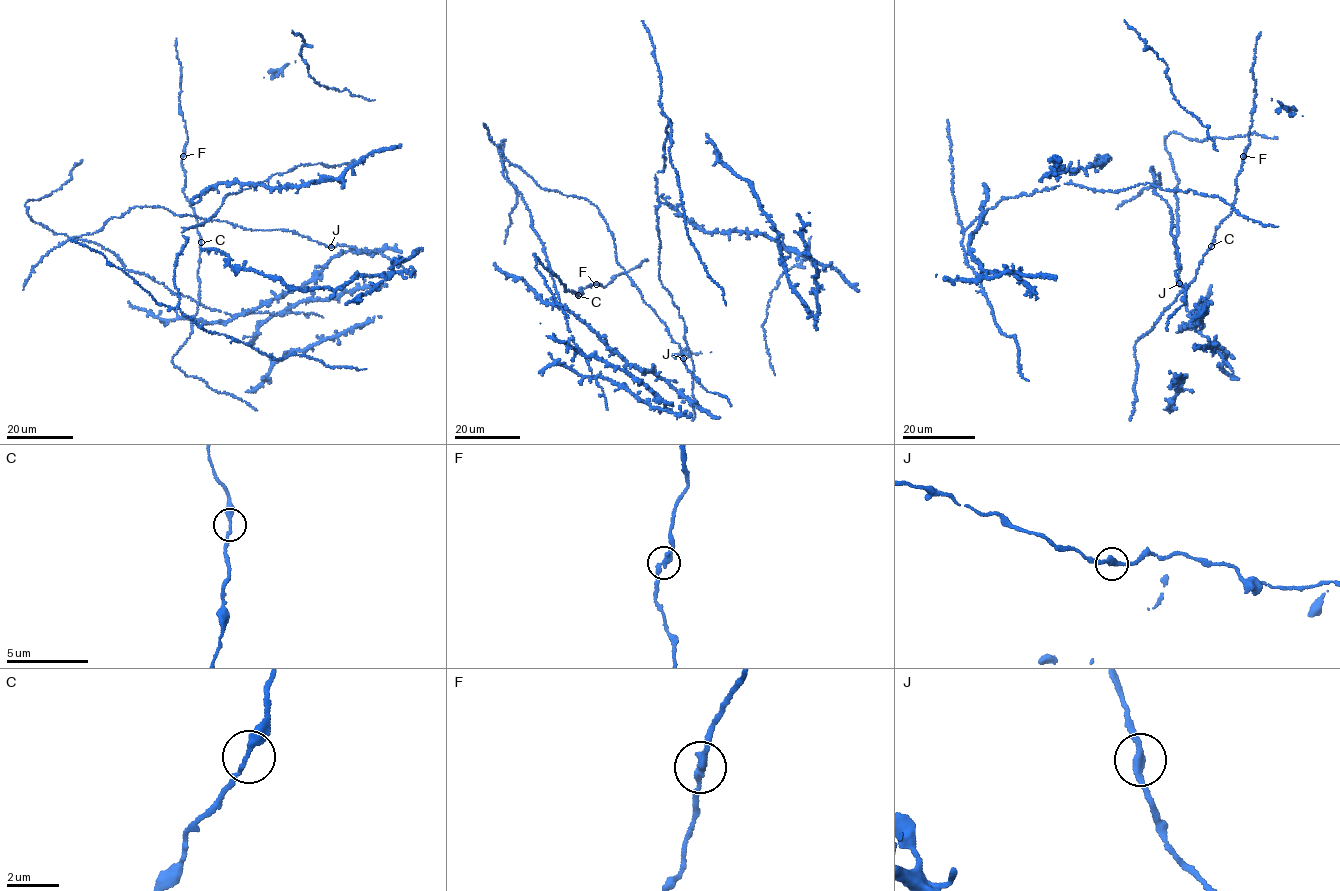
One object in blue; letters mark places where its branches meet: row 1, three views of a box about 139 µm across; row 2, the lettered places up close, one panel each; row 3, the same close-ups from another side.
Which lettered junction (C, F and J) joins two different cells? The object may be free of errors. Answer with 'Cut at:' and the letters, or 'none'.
Cut at: none

